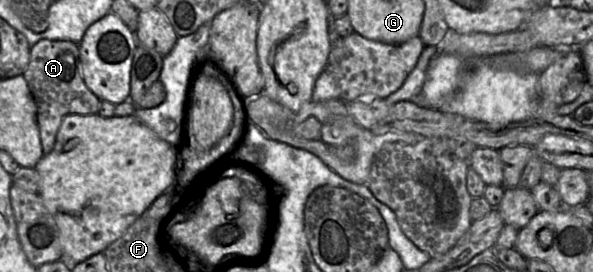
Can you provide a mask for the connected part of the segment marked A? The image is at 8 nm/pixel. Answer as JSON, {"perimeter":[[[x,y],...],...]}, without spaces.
{"perimeter":[[[66,40],[38,41],[30,49],[30,59],[23,73],[37,106],[42,152],[50,153],[62,119],[69,114],[97,114],[100,100],[85,85],[81,74],[78,44]]]}

